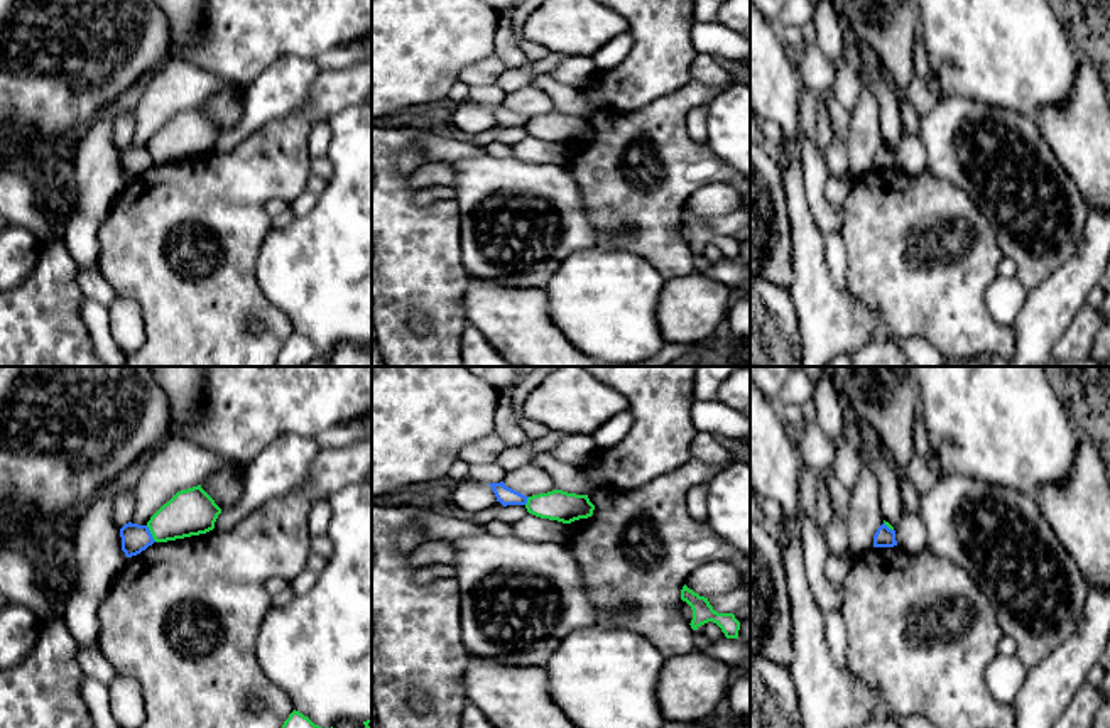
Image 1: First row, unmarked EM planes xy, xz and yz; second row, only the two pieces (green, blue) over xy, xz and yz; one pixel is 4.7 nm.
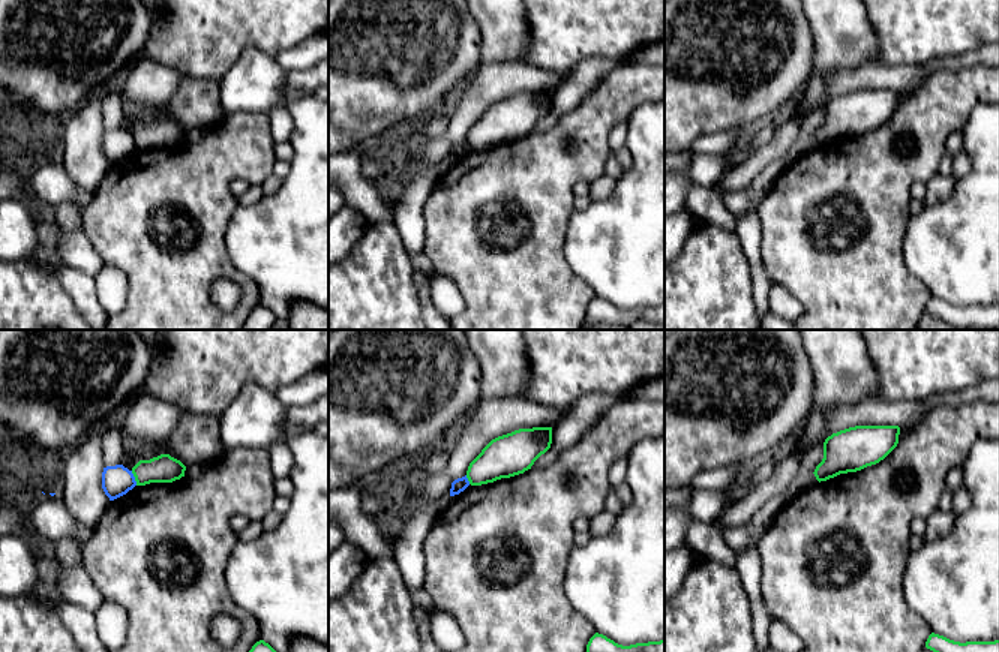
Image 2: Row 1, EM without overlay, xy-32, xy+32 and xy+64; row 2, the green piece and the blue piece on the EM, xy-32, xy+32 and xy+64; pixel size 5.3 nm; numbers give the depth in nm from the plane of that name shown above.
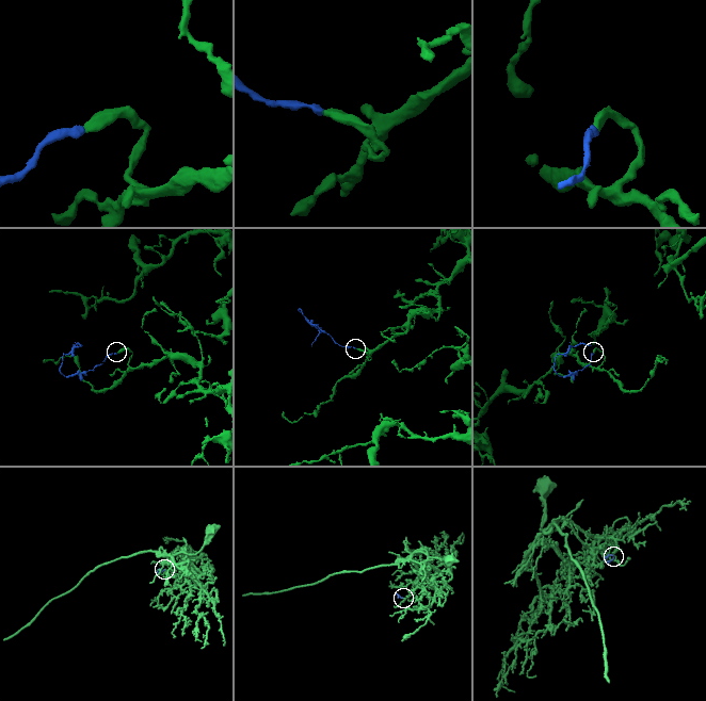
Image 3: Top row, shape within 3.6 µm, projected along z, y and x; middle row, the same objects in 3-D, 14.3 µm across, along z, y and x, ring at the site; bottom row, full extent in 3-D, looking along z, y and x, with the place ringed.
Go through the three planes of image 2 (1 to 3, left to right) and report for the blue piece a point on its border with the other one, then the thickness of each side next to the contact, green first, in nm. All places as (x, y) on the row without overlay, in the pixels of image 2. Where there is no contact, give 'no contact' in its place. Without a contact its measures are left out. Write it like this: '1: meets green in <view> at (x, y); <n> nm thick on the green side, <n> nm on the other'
1: meets green in xy-32 at (135, 143); 150 nm thick on the green side, 160 nm on the other
2: meets green in xy+32 at (468, 144); 220 nm thick on the green side, 70 nm on the other
3: no contact

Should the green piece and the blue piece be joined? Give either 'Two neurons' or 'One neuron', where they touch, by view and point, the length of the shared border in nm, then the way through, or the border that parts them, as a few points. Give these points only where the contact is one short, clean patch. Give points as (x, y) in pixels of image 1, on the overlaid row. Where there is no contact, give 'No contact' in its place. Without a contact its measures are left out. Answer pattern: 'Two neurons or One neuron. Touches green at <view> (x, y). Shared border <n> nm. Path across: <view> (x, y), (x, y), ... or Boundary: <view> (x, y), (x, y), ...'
Two neurons. Touches green at xy (151, 532). Shared border 90 nm. Boundary: xy (146, 526), (156, 541)

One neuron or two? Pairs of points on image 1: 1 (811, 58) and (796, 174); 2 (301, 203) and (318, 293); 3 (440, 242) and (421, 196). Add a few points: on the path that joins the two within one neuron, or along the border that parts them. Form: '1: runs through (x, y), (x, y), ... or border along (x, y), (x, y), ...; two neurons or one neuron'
1: border along (793, 63), (798, 78), (805, 85); two neurons
2: border along (318, 198), (308, 213), (294, 218); two neurons
3: border along (413, 191), (413, 198), (418, 203), (455, 198); two neurons

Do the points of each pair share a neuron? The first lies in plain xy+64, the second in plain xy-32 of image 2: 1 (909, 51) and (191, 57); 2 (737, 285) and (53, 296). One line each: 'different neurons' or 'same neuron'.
1: same neuron
2: same neuron

